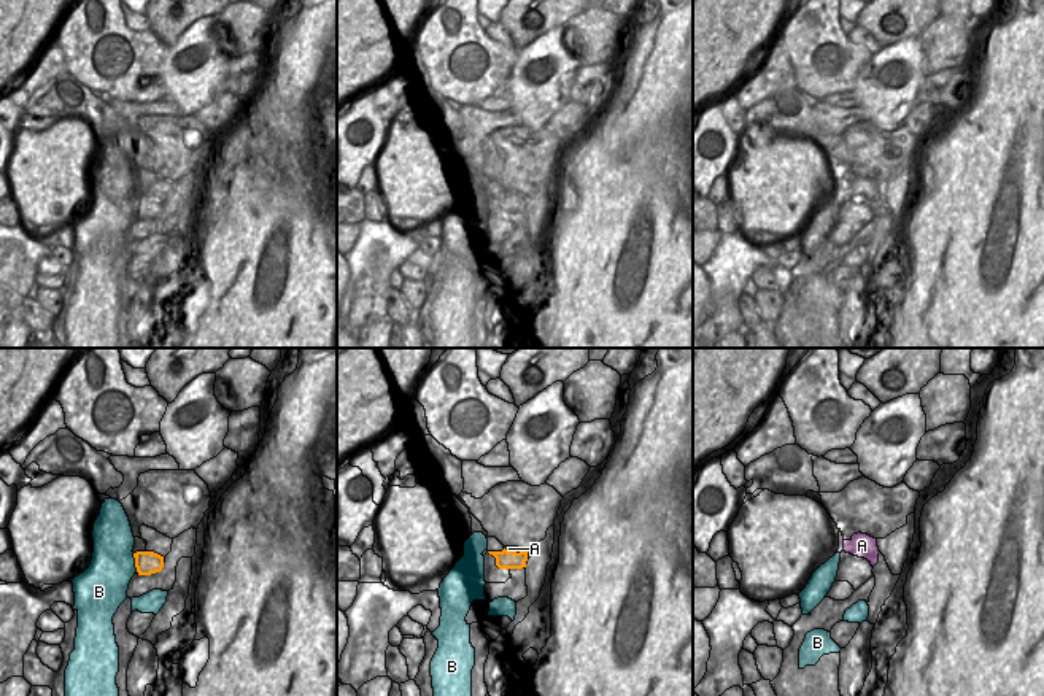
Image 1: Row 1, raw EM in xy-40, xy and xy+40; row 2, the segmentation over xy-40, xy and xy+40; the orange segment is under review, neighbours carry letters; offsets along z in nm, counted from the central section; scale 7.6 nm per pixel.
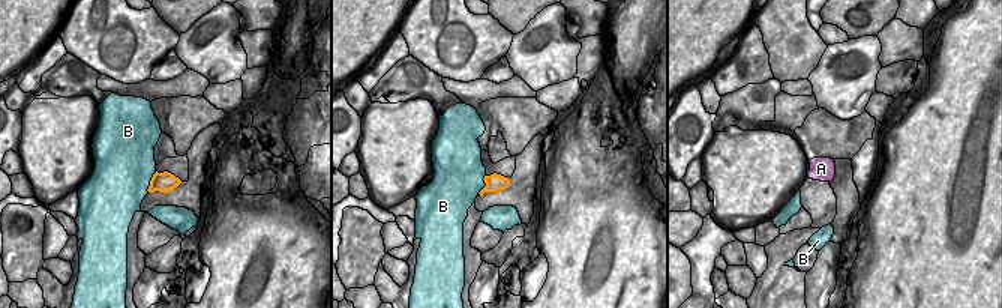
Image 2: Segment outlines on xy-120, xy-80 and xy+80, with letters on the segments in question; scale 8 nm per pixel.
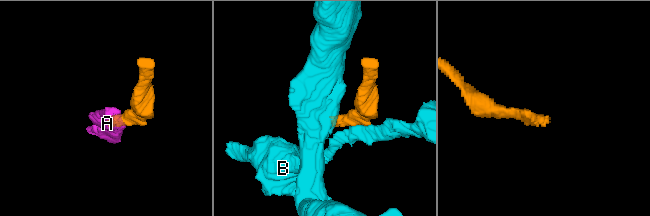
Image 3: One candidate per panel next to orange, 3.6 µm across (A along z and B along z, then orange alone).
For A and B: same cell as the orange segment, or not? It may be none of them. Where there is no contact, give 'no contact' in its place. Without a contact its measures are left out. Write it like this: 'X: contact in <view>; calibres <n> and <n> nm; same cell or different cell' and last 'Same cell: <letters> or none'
A: contact in xy; calibres 140 and 50 nm; different cell
B: contact in xy-40; calibres 180 and 340 nm; different cell
Same cell: none

